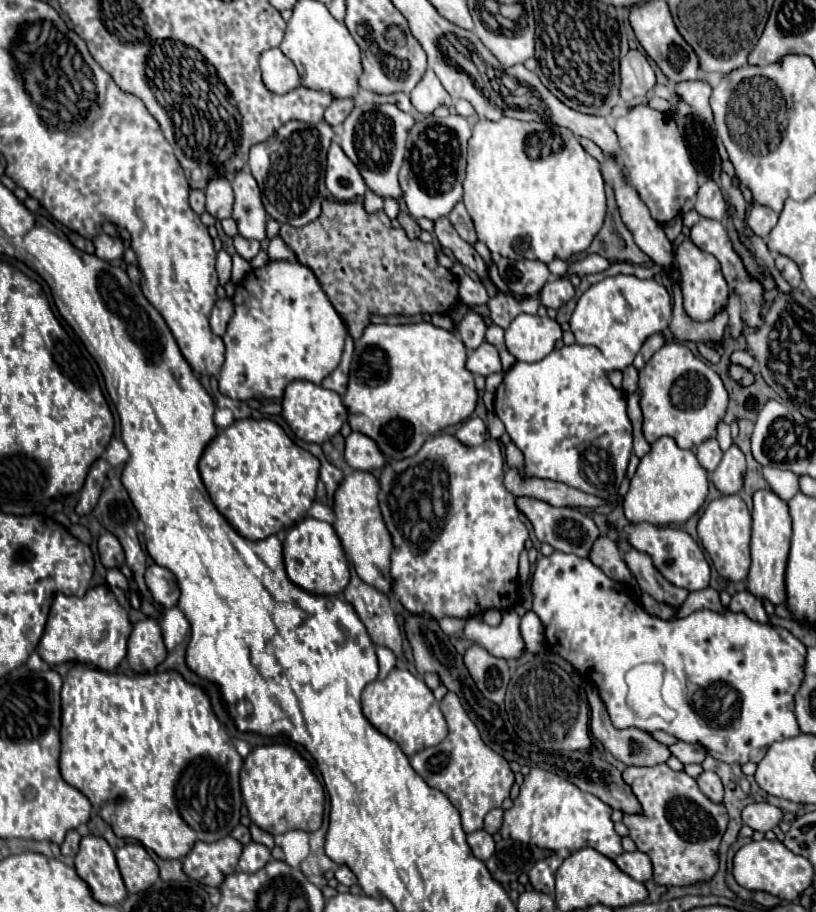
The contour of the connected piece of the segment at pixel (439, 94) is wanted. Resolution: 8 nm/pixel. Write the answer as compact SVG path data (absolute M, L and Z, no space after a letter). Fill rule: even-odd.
M427 68L425 76L419 80L419 84L411 92L411 102L417 112L431 114L437 106L451 106L451 96L443 88L441 80L435 76L431 68Z

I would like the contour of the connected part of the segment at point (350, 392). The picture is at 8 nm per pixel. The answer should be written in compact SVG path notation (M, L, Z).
M431 322L401 326L369 324L363 336L355 342L349 386L343 398L349 412L349 426L355 432L373 438L389 460L413 456L429 436L447 426L459 424L473 414L477 404L477 390L473 384L473 374L465 368L465 352L467 348L459 336L437 328Z

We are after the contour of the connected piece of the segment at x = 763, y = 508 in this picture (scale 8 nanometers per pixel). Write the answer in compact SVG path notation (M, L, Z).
M769 488L755 492L753 496L753 536L751 536L751 570L747 578L747 590L759 598L767 600L773 606L787 600L787 590L783 576L787 572L787 552L791 542L791 518L787 504L773 494Z

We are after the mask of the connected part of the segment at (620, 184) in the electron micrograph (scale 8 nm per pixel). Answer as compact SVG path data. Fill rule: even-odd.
M607 158L605 164L601 166L601 172L603 172L603 178L605 178L605 180L611 180L611 182L613 182L615 198L617 198L617 206L619 206L621 218L623 218L623 222L627 224L627 228L631 230L631 234L633 234L633 238L635 238L635 244L637 244L655 264L659 264L659 266L663 268L663 274L667 276L667 280L669 280L671 284L681 286L681 274L679 274L679 270L677 270L677 266L675 266L673 246L671 246L671 242L667 240L667 236L665 236L661 224L651 218L651 214L647 212L647 206L643 204L643 200L639 198L639 194L637 194L637 192L629 186L629 182L625 180L625 174L621 172L621 166L619 166L617 162L613 162L613 160Z

